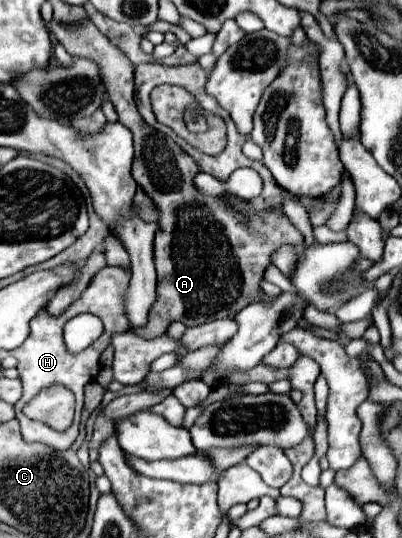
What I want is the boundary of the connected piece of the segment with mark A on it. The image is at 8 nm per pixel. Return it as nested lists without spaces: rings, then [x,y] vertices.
[[[52,19],[46,23],[46,27],[56,35],[56,39],[66,47],[66,51],[70,55],[84,55],[84,57],[96,59],[100,73],[104,75],[104,85],[108,89],[108,97],[118,113],[118,121],[122,125],[126,125],[134,135],[134,151],[136,153],[134,153],[132,177],[136,179],[138,185],[142,185],[142,189],[154,199],[154,203],[160,209],[160,231],[156,233],[156,239],[154,239],[158,299],[152,305],[148,325],[142,329],[136,329],[134,333],[144,339],[154,339],[154,337],[160,337],[172,321],[182,321],[186,327],[192,327],[192,325],[202,325],[212,319],[224,319],[224,317],[234,319],[242,307],[260,301],[264,295],[260,289],[260,281],[264,279],[264,271],[270,265],[272,253],[284,243],[290,243],[294,247],[300,247],[304,243],[298,229],[290,223],[290,219],[282,211],[262,211],[258,215],[250,215],[250,219],[248,219],[244,213],[236,211],[228,203],[228,195],[222,195],[216,199],[200,195],[196,191],[196,187],[192,187],[194,177],[200,171],[196,167],[196,161],[188,153],[184,153],[178,145],[174,145],[174,141],[168,135],[158,133],[154,127],[150,127],[140,117],[140,113],[136,109],[136,101],[134,101],[134,67],[128,61],[128,57],[118,47],[114,47],[96,29],[96,25],[90,19],[84,19],[82,23],[74,23],[74,25],[66,25],[66,23]]]

